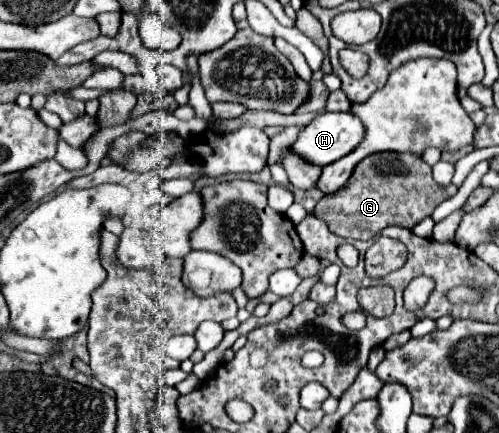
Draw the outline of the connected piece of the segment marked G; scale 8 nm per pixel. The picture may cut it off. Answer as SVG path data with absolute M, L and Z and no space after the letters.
M376 153L356 165L342 189L324 195L316 203L314 215L320 217L334 235L368 241L390 225L414 227L424 217L432 215L436 205L456 195L456 191L458 187L454 185L438 185L432 179L432 167L426 165L422 157L410 153Z

